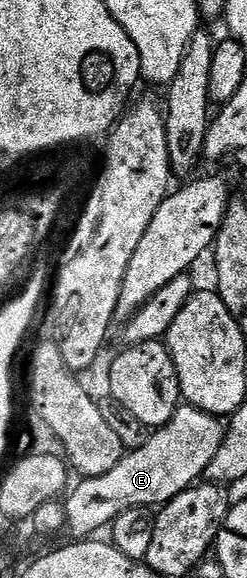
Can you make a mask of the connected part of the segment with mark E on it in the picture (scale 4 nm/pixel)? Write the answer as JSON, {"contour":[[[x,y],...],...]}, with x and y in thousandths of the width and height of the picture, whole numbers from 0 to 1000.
{"contour":[[[737,699],[672,735],[607,747],[563,775],[518,779],[433,822],[316,830],[275,848],[255,867],[275,927],[296,933],[389,931],[405,924],[393,920],[437,917],[498,884],[648,877],[709,863],[745,846],[826,827],[830,811],[854,794],[870,794],[870,780],[887,780],[887,766],[907,756],[911,742],[883,723],[781,701]]]}

